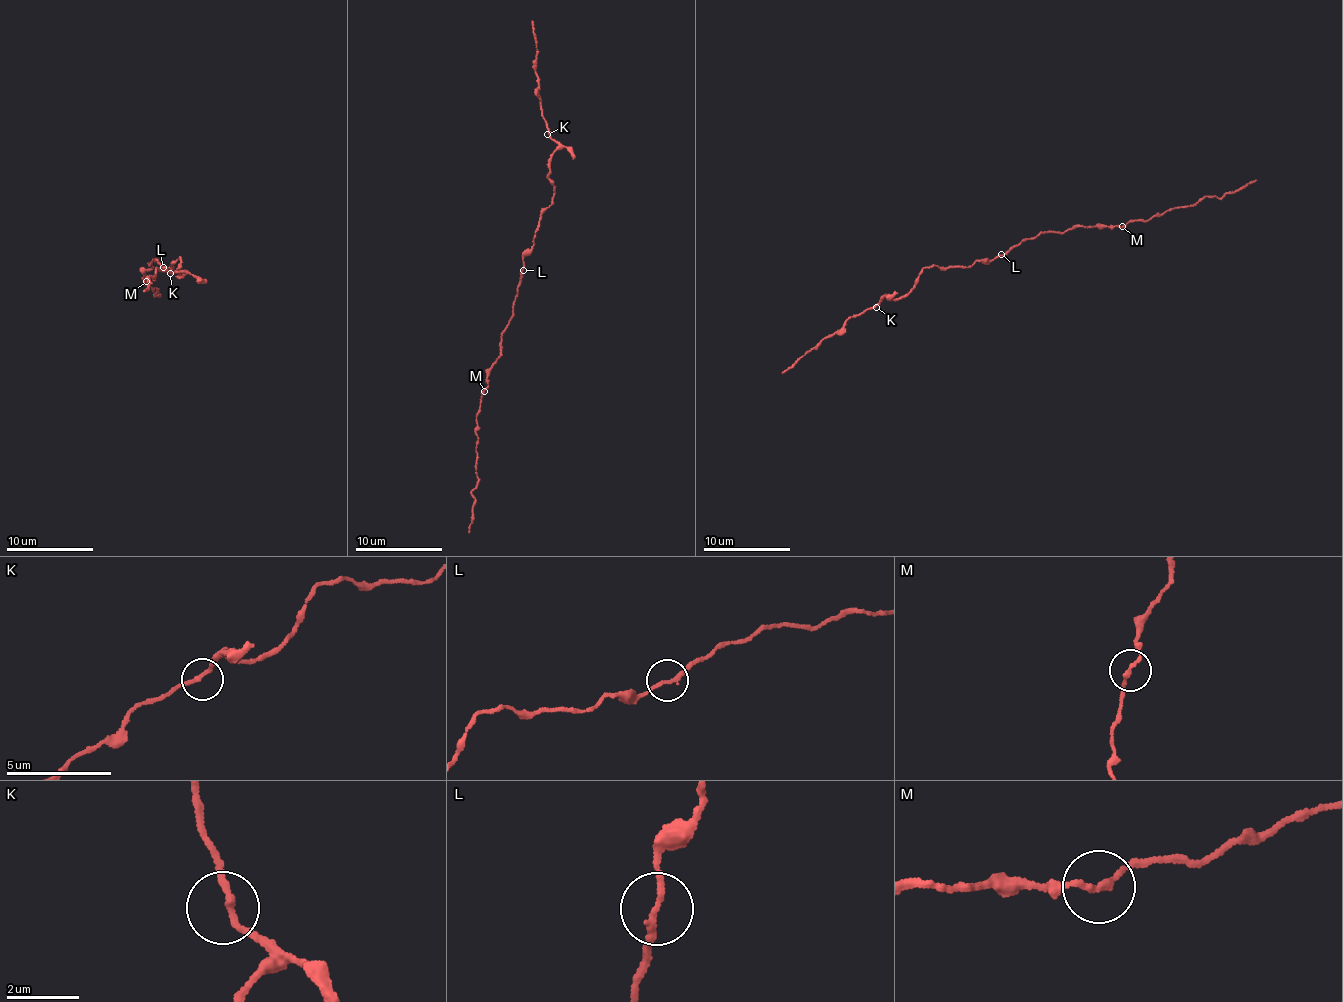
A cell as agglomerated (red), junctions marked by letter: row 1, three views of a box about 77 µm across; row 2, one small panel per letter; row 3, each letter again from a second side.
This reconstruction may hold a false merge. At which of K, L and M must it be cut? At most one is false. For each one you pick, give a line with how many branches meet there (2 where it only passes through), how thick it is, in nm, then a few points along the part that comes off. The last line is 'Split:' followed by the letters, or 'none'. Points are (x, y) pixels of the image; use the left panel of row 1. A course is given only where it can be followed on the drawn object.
Split: none

